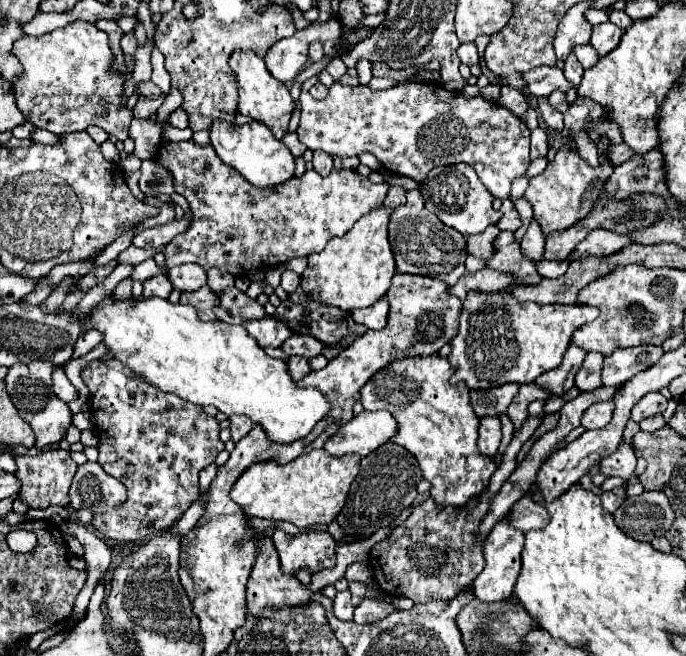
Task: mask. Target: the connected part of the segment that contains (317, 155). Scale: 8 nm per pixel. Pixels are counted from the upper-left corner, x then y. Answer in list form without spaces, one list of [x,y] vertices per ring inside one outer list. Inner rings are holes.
[[[314,152],[314,170],[318,172],[318,174],[322,174],[322,176],[326,176],[330,170],[332,170],[332,156],[328,156],[328,154],[324,154],[324,152]]]

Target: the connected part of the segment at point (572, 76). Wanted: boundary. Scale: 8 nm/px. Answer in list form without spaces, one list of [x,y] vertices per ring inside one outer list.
[[[570,54],[570,56],[566,58],[566,62],[564,62],[564,76],[566,76],[566,80],[568,80],[572,86],[578,86],[580,80],[582,80],[582,76],[584,76],[584,68],[580,66],[580,62],[576,60],[574,54]]]

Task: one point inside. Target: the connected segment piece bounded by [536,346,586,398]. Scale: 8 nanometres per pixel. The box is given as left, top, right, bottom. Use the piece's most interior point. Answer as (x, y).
(558, 382)

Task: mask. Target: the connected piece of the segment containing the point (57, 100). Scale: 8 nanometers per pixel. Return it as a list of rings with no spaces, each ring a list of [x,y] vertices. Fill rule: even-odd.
[[[72,22],[44,36],[22,36],[14,44],[14,56],[24,66],[20,90],[14,90],[16,104],[28,120],[54,134],[72,134],[96,124],[120,142],[128,138],[132,112],[120,106],[124,78],[110,72],[112,50],[106,32],[90,22]]]

